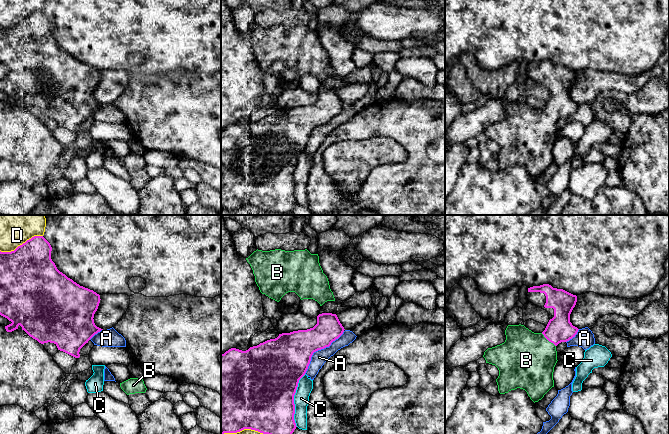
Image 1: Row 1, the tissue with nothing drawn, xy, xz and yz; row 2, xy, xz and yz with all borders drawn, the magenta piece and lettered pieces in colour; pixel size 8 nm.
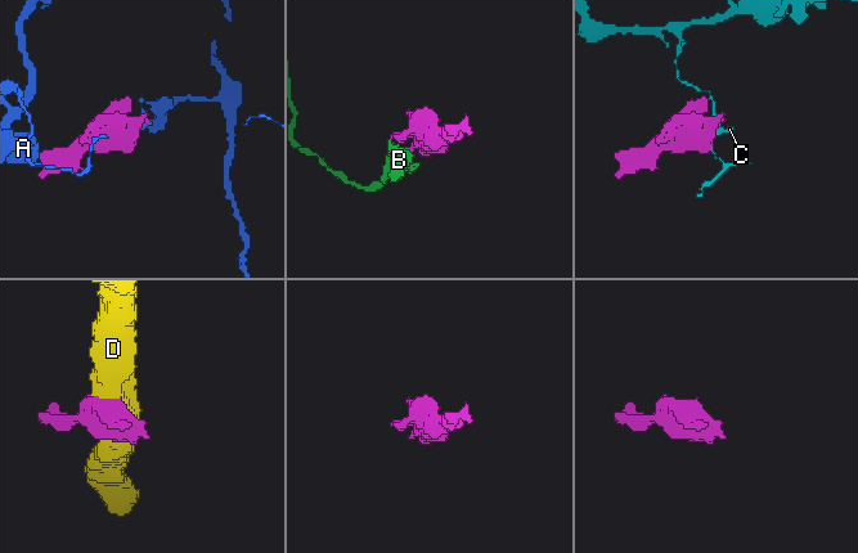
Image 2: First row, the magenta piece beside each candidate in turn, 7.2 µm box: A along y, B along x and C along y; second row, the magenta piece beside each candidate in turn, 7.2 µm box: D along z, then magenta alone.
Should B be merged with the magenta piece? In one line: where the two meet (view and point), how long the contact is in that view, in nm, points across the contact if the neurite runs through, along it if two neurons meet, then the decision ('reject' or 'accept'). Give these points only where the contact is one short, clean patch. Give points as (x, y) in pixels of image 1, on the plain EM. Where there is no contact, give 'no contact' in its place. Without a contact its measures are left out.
meets magenta in yz at (548, 116); contact 160 nm long; runs through yz (559, 105), (548, 116), (526, 136); accept

